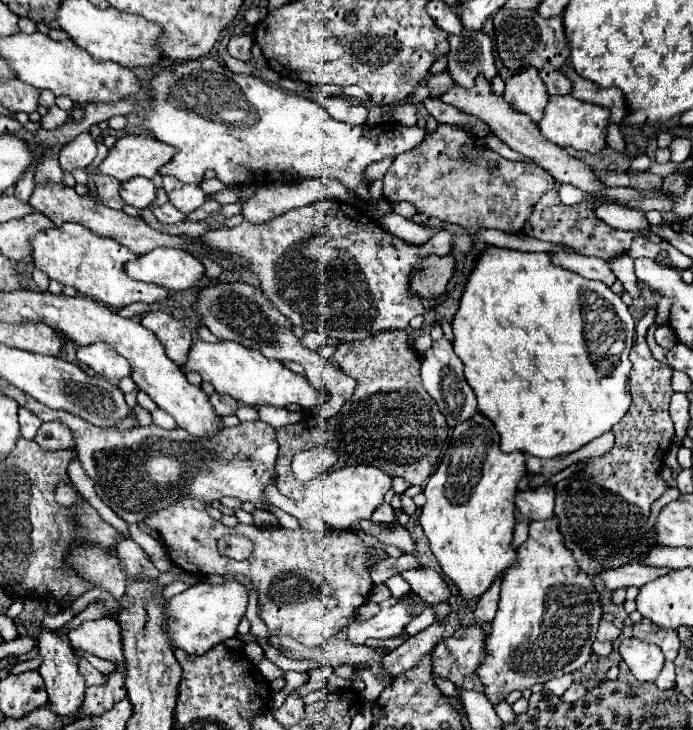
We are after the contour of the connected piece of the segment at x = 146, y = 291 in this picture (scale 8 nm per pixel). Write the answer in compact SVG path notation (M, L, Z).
M66 222L52 230L42 230L32 236L32 260L34 268L48 274L50 280L56 280L64 286L74 286L80 294L90 296L104 306L124 308L134 302L160 302L168 296L166 288L156 284L132 280L124 272L124 262L136 258L134 252L110 238L100 238L94 232L84 230L80 224Z

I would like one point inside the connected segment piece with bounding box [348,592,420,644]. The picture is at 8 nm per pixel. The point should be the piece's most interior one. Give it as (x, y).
(389, 623)

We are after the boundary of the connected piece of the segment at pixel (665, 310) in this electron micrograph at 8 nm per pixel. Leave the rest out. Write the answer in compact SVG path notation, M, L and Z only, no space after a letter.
M660 298L660 302L658 302L658 306L656 306L658 310L656 310L656 324L660 326L660 324L664 324L666 320L668 320L668 314L670 314L670 300L668 298Z

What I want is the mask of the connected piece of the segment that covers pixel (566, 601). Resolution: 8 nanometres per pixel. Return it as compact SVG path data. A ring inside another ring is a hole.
M558 520L530 522L528 540L516 550L516 564L512 564L502 578L502 592L498 612L492 620L492 632L488 634L486 662L478 668L480 680L486 684L486 698L496 704L512 690L526 690L534 684L544 684L552 678L580 670L592 656L592 644L596 640L598 622L602 618L598 594L592 588L588 574L576 568L572 554L562 544Z

